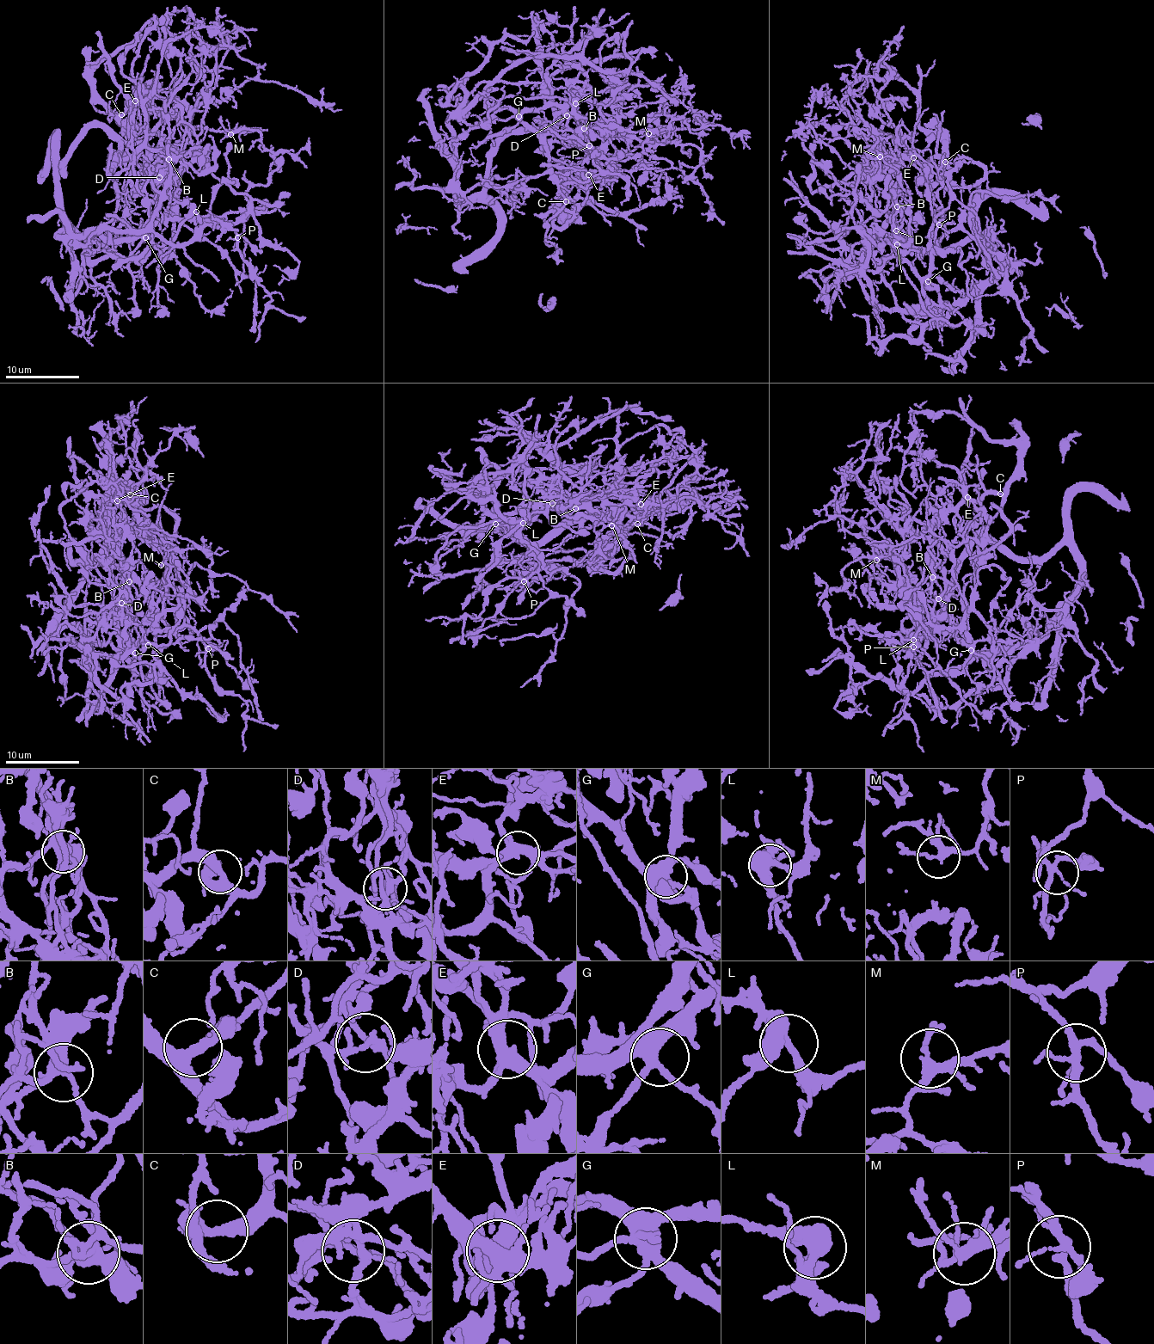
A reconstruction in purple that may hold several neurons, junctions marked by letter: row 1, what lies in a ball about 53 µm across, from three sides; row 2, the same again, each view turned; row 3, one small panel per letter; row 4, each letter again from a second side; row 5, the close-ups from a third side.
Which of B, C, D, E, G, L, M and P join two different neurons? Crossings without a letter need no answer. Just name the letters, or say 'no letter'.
B, D, E

